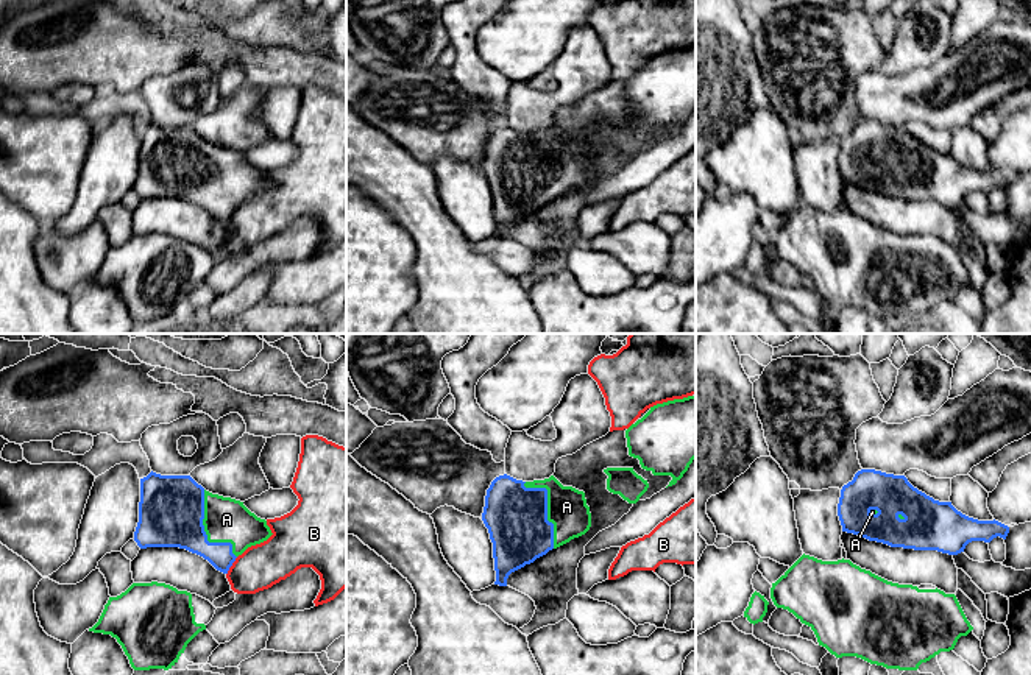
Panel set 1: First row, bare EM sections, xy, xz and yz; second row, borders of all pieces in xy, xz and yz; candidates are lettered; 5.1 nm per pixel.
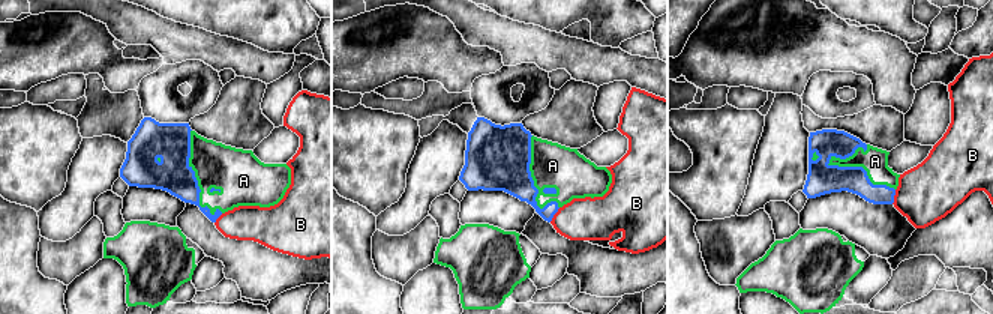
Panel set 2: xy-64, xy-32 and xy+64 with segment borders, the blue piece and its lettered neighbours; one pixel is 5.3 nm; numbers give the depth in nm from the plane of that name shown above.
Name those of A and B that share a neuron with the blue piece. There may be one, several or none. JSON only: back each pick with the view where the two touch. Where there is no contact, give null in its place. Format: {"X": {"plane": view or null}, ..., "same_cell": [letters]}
{"A": {"plane": "xy"}, "same_cell": ["A"]}

